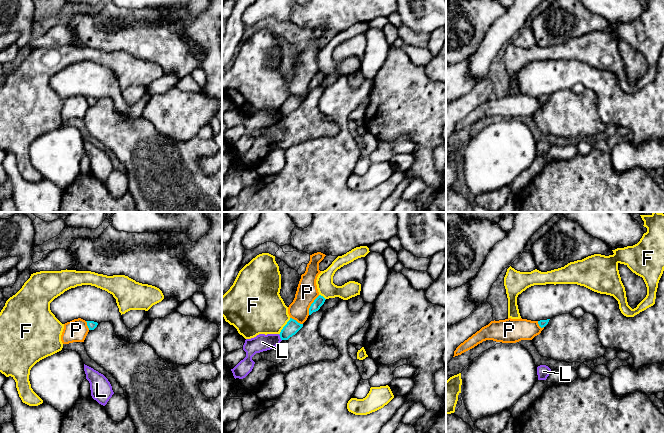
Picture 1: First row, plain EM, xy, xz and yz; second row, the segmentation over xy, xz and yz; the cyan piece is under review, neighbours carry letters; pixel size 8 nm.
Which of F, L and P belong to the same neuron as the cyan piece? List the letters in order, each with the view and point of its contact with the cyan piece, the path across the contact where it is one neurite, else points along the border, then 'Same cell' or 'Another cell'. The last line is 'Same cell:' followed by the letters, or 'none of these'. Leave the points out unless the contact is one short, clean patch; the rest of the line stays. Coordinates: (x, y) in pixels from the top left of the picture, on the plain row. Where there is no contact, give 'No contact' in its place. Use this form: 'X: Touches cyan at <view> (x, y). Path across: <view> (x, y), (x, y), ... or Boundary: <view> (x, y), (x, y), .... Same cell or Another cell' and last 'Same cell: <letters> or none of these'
F: Touches cyan at xz (284, 102). Another cell
L: Touches cyan at xz (280, 113). Boundary: xz (278, 110), (281, 116). Another cell
P: Touches cyan at xz (311, 81). Boundary: xz (319, 71), (311, 80), (308, 90). Another cell
Same cell: none of these

